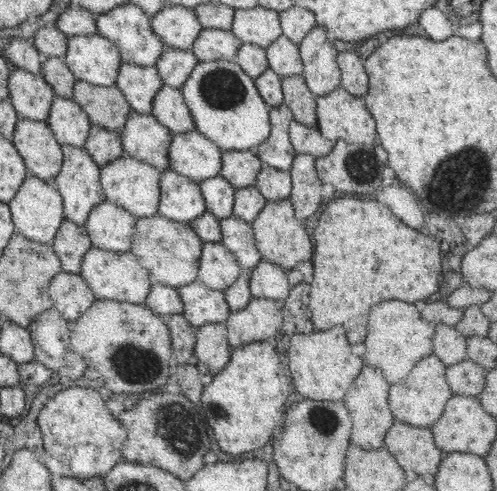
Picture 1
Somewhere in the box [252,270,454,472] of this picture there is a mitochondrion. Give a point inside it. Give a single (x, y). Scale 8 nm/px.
(324, 421)

